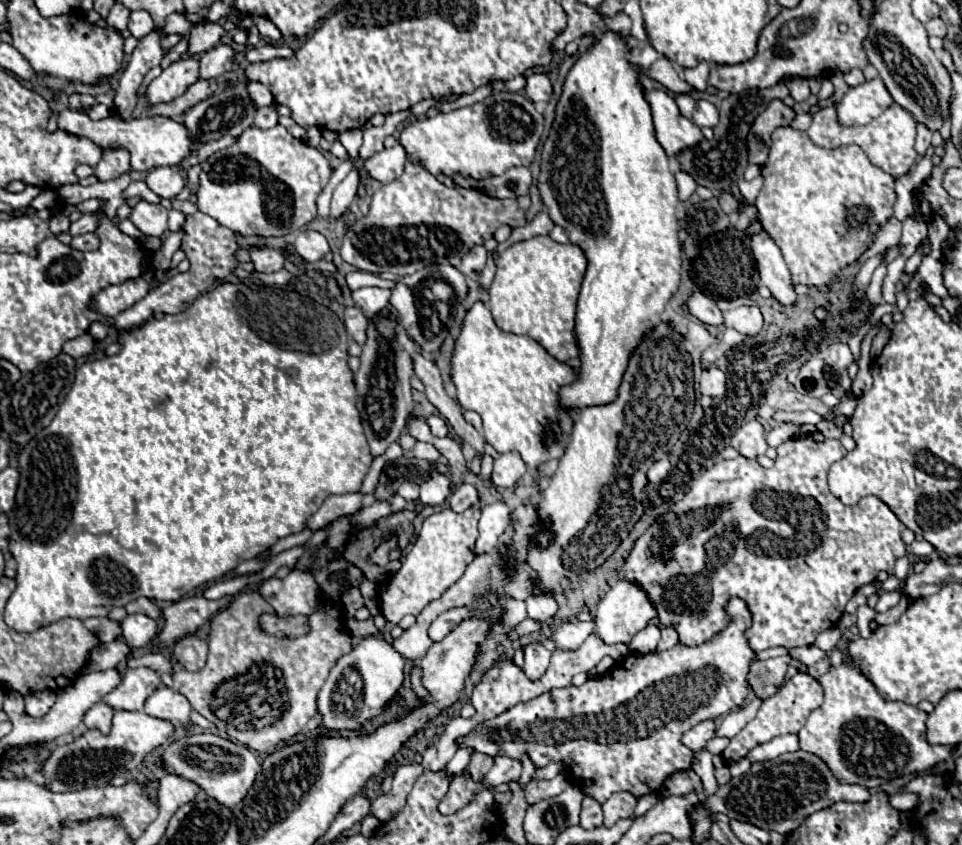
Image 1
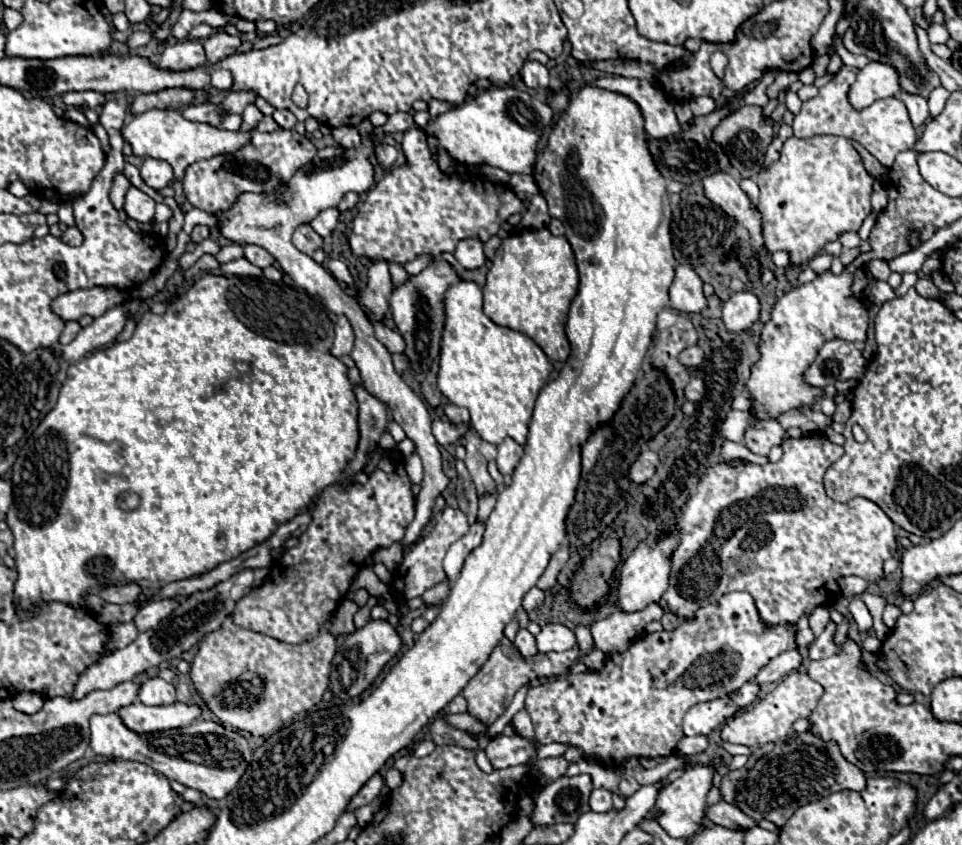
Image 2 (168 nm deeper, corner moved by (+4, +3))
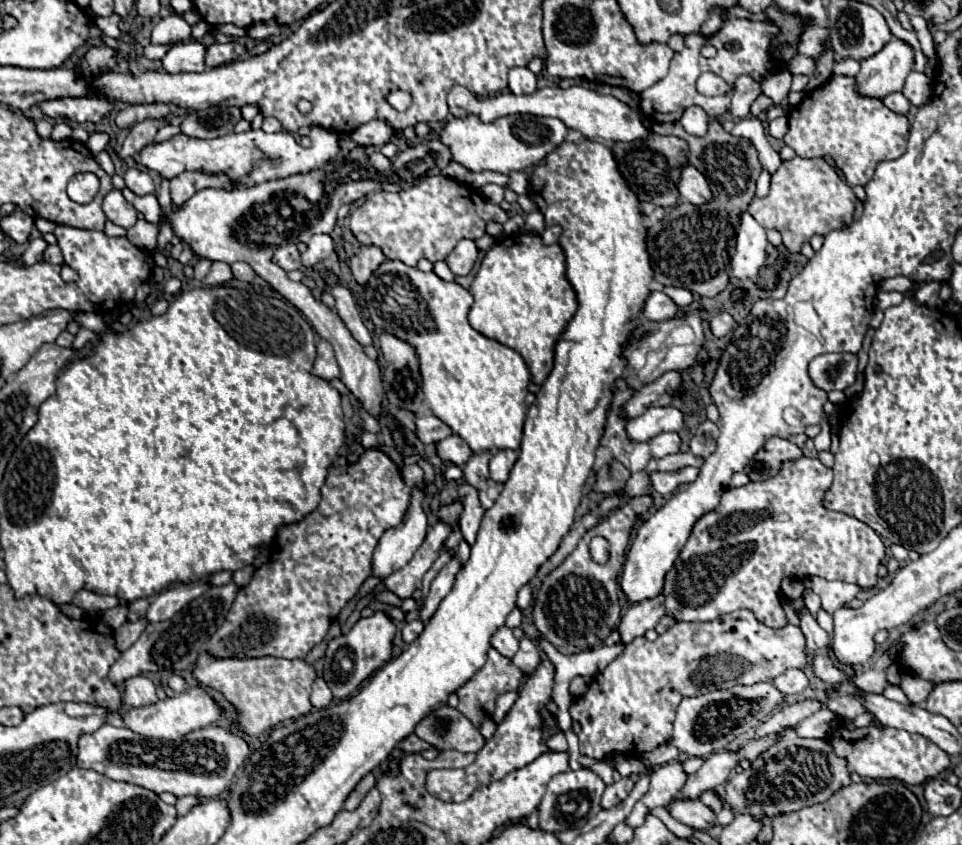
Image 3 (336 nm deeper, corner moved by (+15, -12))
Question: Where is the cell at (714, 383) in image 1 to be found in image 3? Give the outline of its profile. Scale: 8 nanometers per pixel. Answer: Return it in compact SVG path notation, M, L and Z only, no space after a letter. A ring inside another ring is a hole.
M651 407L641 417L635 417L627 423L627 437L631 441L649 441L651 437L665 431L679 431L683 427L683 415L679 409Z

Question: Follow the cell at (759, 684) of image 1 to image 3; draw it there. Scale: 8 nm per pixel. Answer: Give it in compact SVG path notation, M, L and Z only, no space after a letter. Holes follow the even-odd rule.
M789 669L783 675L775 677L771 683L785 695L797 695L809 685L809 681L801 669Z

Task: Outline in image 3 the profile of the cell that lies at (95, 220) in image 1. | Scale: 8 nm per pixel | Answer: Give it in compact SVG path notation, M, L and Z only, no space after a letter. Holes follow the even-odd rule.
M39 237L39 239L31 239L29 241L29 247L27 247L27 251L21 255L21 259L19 261L15 261L15 263L25 263L25 265L33 265L33 263L37 263L39 259L41 259L41 255L43 255L43 251L47 249L47 243L45 243L45 239L43 237Z

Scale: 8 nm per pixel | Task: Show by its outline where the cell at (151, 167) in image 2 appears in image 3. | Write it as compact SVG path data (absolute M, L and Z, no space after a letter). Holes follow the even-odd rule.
M129 169L129 171L125 173L125 183L127 183L127 187L129 187L135 195L139 195L139 197L149 195L149 193L155 193L155 185L153 185L153 181L151 181L151 177L149 177L147 171Z

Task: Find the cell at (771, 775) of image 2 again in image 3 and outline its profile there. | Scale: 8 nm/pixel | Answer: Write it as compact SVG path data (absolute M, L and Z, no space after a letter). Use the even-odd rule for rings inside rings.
M789 733L771 749L761 753L751 761L751 767L743 773L731 777L723 787L723 801L737 813L751 815L757 821L765 817L777 817L785 813L799 811L817 803L825 803L831 795L851 783L845 759L837 759L829 751L829 741L825 739L801 739Z

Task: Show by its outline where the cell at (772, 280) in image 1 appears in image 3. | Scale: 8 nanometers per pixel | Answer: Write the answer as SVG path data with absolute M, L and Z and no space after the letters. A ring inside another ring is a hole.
M693 165L685 167L685 171L681 173L679 195L683 203L691 203L691 205L705 205L713 199L713 193L705 175L697 171Z

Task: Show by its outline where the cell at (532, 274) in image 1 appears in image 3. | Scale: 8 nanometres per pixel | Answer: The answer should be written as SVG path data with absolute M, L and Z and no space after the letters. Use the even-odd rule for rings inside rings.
M515 233L497 241L481 261L471 285L475 299L469 323L481 335L515 349L527 363L533 381L543 383L553 369L555 343L577 311L577 297L565 277L565 255L561 247L543 245L535 233Z

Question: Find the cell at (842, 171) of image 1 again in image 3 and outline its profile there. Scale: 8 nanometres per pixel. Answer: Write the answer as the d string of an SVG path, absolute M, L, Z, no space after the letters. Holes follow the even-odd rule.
M793 157L783 161L773 173L771 191L767 197L753 197L747 211L765 229L777 229L783 237L783 245L789 253L801 253L801 245L809 243L813 235L827 235L837 229L845 229L853 223L857 197L853 189L839 177L837 169L823 157Z

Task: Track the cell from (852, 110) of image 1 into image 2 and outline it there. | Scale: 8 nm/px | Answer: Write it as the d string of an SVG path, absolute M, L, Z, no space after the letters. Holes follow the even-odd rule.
M872 60L858 72L856 82L850 86L848 100L854 108L862 110L870 106L874 100L894 96L896 92L900 92L900 80L896 76L896 68Z

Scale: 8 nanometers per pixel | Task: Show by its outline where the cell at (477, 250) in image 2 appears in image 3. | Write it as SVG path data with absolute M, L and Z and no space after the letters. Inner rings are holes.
M461 239L461 243L457 243L457 247L447 255L445 263L453 271L453 275L469 275L477 257L479 257L479 251L475 243L469 239Z

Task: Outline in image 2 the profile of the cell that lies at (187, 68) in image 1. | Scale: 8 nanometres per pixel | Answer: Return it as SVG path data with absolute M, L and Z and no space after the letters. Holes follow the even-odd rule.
M186 40L168 44L168 48L162 52L162 60L158 66L168 70L190 70L204 64L206 64L206 54L202 44L196 40Z

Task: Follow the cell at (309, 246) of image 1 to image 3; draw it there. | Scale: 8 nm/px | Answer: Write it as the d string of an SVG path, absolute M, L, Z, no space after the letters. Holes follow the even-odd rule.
M289 243L285 247L279 247L277 253L273 255L273 261L279 267L283 267L285 271L293 271L293 269L301 269L303 267L301 265L301 253L299 253L297 245L293 245L293 243Z

